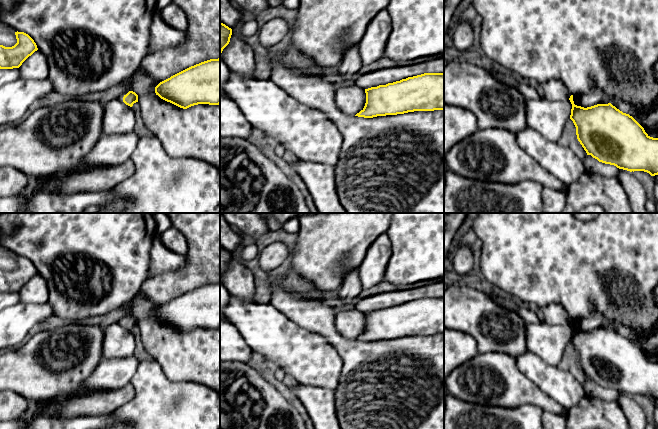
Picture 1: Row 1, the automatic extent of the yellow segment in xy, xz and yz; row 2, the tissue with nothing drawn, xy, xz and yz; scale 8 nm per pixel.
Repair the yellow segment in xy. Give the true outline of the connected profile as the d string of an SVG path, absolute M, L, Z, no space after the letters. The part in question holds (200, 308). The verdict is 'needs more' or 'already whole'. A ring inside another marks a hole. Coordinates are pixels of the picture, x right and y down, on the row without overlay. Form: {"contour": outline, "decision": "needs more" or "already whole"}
{"contour": "M220 282L201 286L171 300L155 311L155 317L161 323L183 333L198 328L219 329Z", "decision": "already whole"}

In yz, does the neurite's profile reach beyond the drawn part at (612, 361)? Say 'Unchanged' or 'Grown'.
Unchanged

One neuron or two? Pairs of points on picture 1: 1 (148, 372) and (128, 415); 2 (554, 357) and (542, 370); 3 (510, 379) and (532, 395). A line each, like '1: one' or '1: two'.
1: one
2: two
3: one

